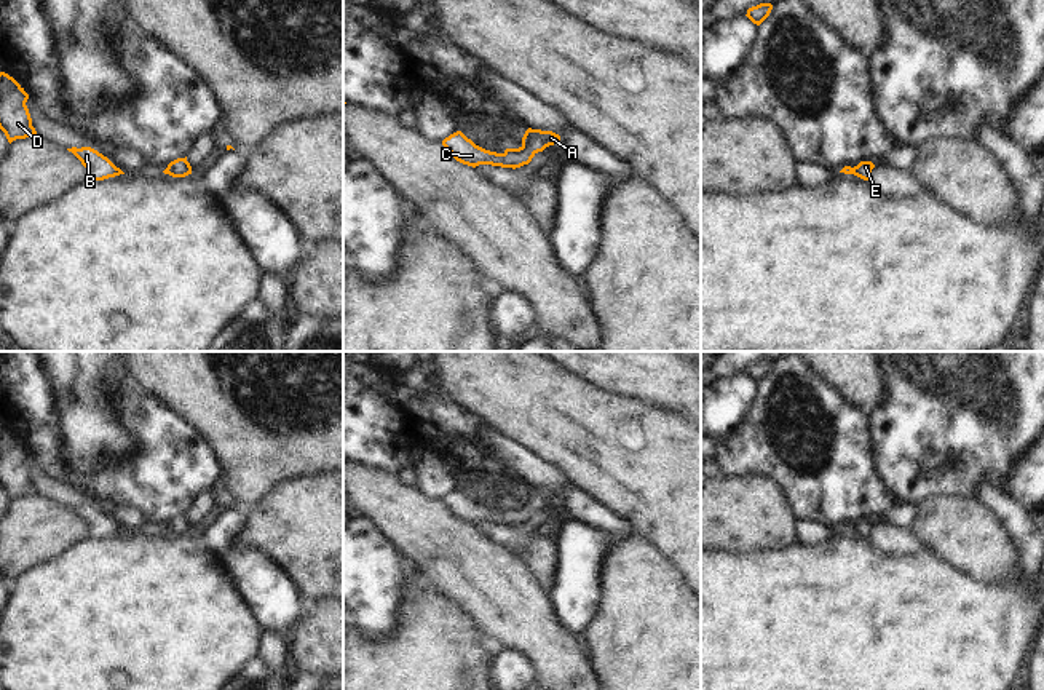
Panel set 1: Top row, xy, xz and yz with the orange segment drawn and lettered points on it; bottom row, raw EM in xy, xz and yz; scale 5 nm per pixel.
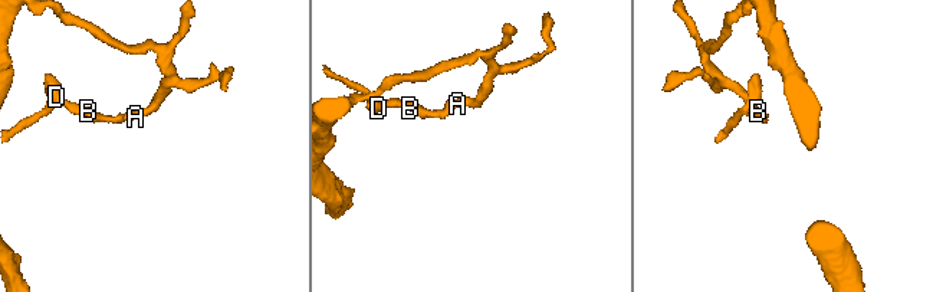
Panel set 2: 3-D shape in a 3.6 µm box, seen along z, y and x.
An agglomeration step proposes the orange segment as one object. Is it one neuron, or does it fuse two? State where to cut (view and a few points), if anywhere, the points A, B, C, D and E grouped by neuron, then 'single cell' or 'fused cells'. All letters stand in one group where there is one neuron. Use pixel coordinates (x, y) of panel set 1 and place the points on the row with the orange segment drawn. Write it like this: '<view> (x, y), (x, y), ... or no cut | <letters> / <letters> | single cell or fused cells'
no cut | A B C D E | single cell

